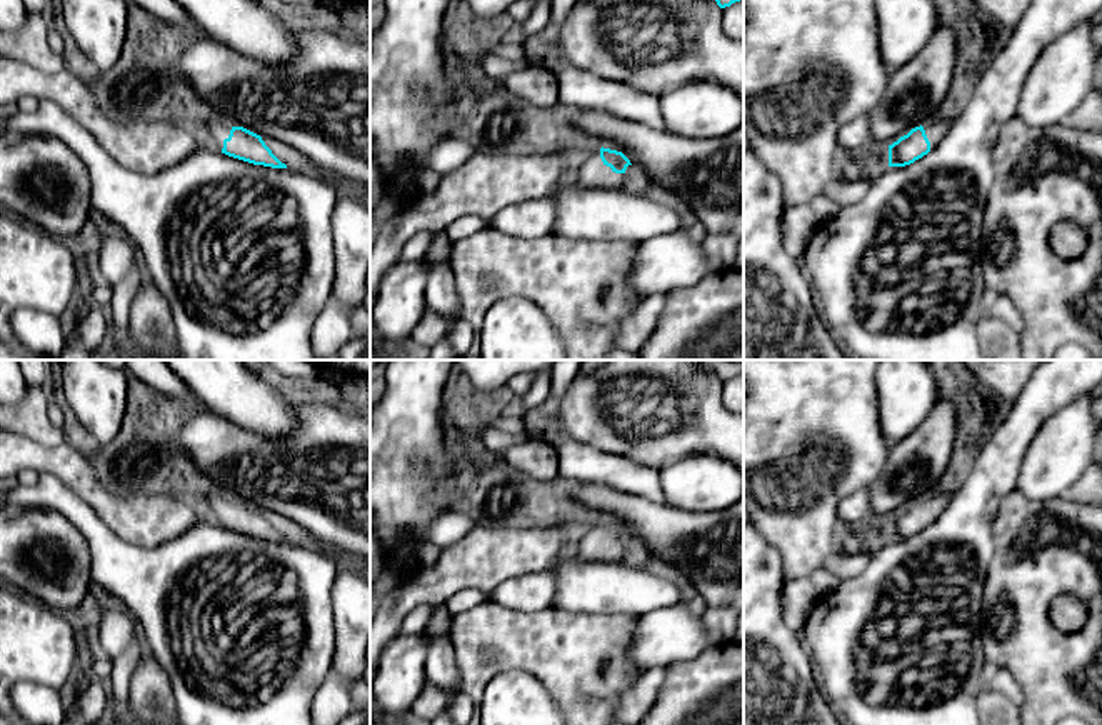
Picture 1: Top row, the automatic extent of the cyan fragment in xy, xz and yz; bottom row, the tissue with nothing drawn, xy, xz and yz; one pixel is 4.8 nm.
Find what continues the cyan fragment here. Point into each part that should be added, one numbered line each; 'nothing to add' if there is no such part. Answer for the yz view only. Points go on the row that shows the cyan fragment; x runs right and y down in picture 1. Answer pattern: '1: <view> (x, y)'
1: yz (936, 129)

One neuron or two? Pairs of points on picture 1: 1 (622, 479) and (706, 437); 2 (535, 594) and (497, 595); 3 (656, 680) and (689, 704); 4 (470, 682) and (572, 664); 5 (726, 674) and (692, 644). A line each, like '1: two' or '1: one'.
1: two
2: one
3: two
4: one
5: two

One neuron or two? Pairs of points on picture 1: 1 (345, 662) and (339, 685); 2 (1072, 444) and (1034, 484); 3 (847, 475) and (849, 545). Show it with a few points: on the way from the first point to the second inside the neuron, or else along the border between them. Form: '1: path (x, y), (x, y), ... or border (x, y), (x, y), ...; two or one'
1: border (332, 669), (352, 679); two
2: path (1062, 454), (1044, 474); one
3: border (841, 527), (836, 547); two

